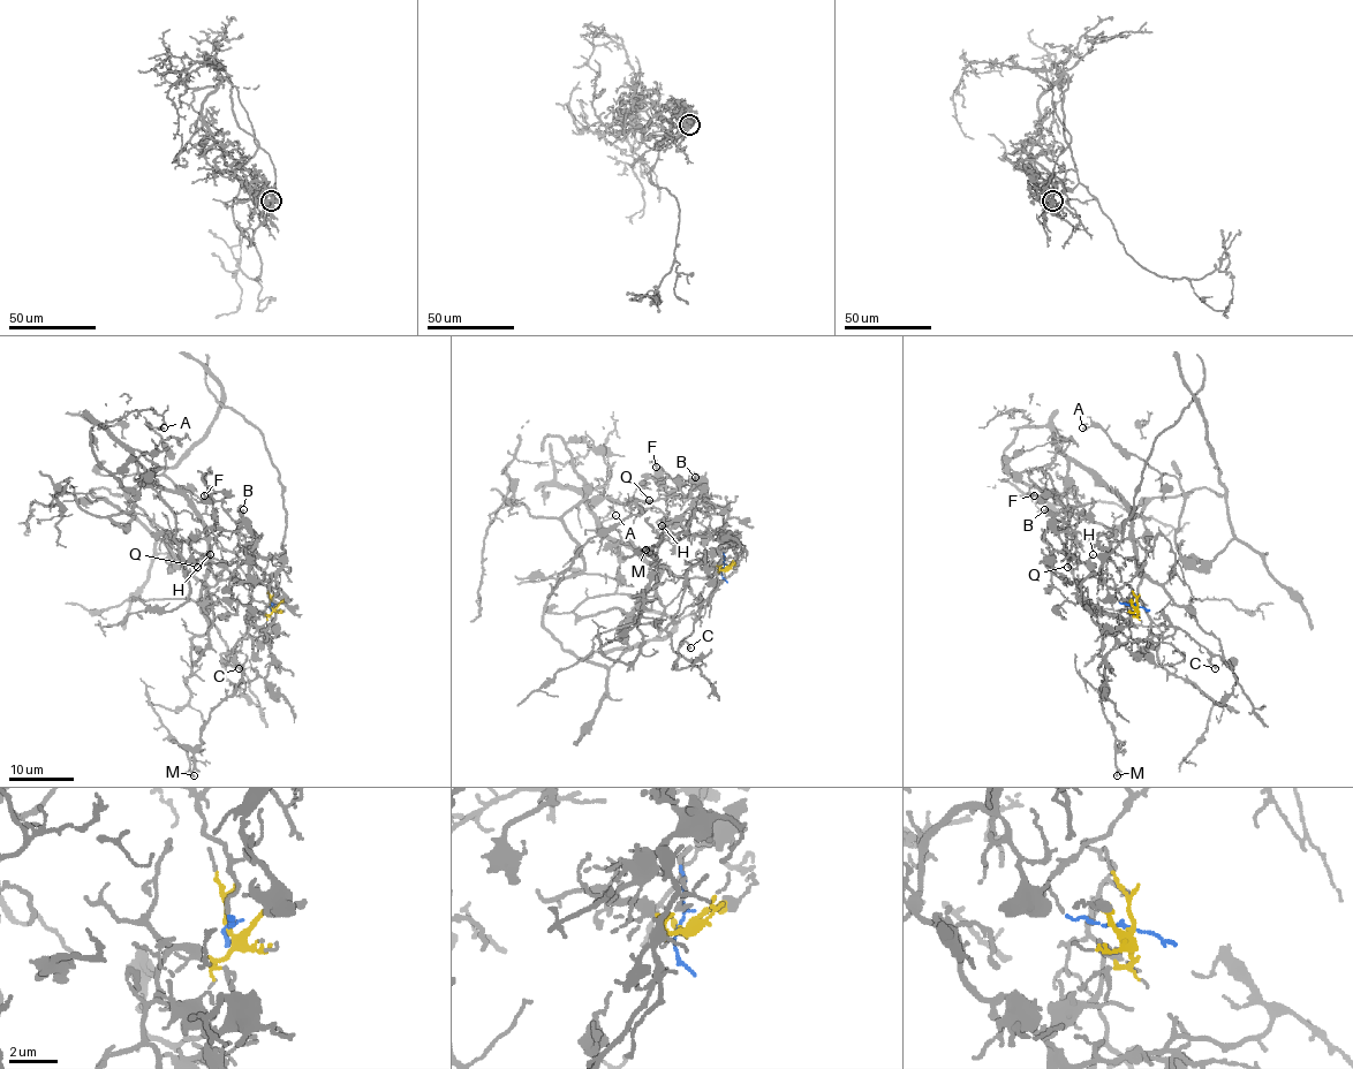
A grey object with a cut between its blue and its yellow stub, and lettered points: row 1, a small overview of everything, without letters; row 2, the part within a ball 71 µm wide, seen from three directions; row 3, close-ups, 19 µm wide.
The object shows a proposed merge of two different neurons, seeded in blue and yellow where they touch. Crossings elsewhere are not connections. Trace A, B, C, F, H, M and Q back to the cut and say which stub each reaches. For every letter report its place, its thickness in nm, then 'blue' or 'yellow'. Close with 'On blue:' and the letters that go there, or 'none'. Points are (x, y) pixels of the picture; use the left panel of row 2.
A: (164, 427) | 110 nm | blue
B: (243, 509) | 240 nm | yellow
C: (239, 668) | 140 nm | yellow
F: (204, 495) | 140 nm | yellow
H: (210, 554) | 120 nm | yellow
M: (194, 775) | 170 nm | yellow
Q: (197, 567) | 130 nm | blue
On blue: A, Q

